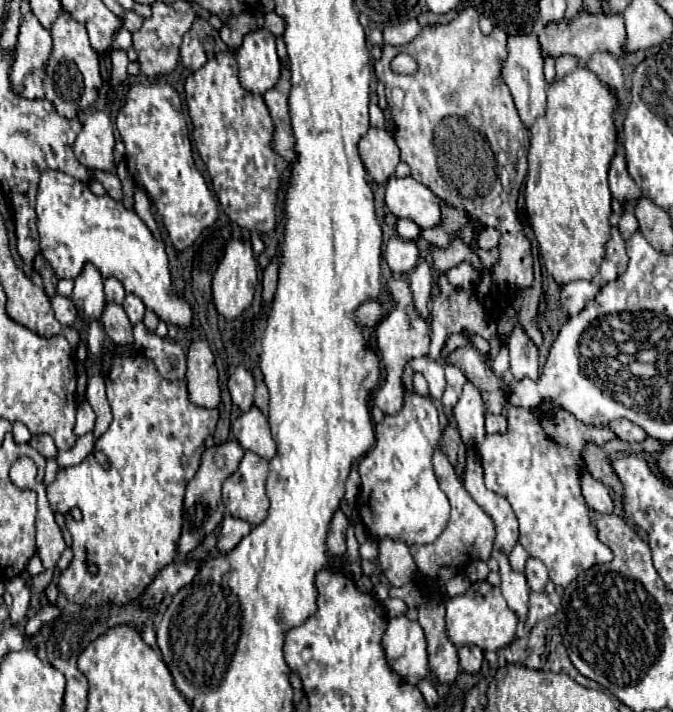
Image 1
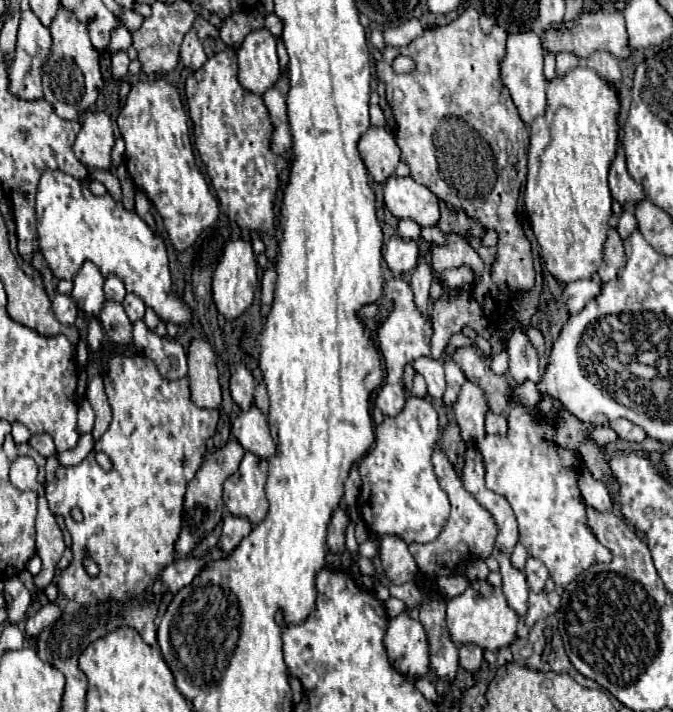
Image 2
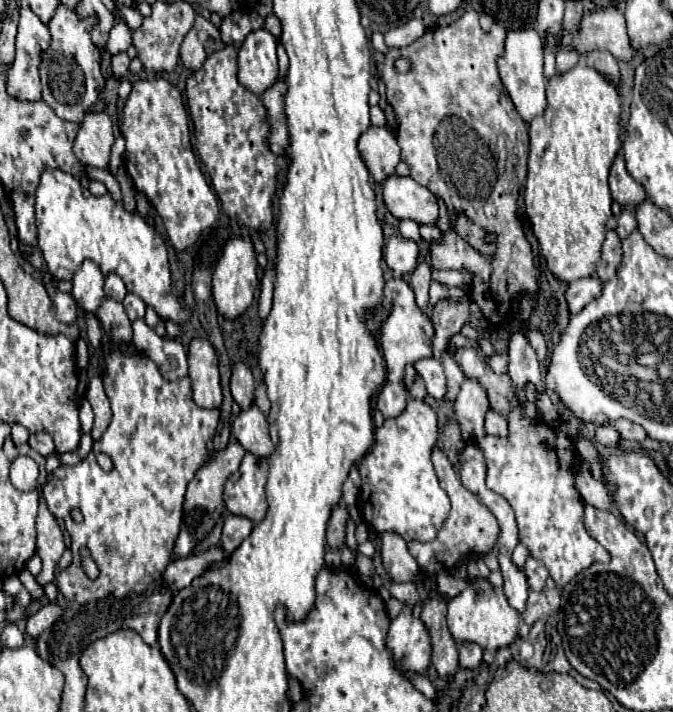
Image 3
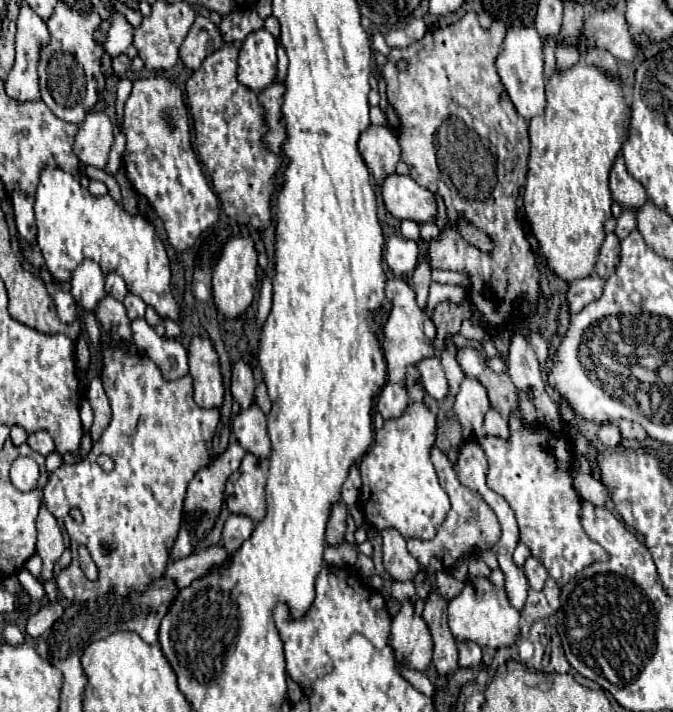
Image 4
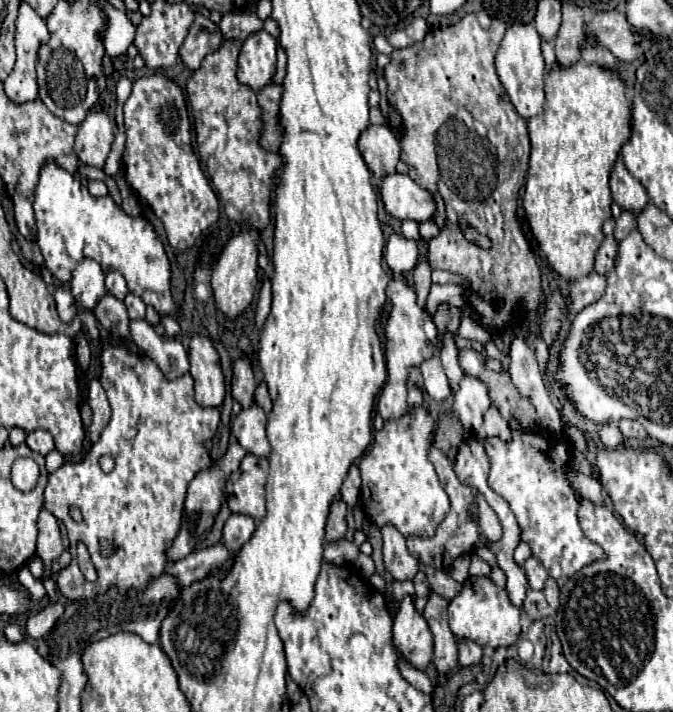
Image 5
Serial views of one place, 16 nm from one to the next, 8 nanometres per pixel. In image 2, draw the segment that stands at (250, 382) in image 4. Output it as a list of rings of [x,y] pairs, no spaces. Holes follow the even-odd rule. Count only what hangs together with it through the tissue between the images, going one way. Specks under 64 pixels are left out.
[[[238,364],[230,376],[230,394],[232,400],[240,406],[240,410],[248,410],[254,400],[254,378],[244,364]]]

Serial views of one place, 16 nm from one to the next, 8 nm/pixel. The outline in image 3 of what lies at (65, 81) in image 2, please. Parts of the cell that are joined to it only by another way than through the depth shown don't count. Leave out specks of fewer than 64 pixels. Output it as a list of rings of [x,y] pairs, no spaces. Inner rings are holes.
[[[64,4],[58,6],[48,26],[52,34],[52,44],[40,66],[42,98],[50,104],[50,108],[60,118],[70,120],[70,122],[82,122],[84,114],[98,100],[98,94],[104,88],[104,78],[100,72],[102,50],[92,44],[90,26],[92,26],[92,18],[80,20],[76,12],[72,12]]]

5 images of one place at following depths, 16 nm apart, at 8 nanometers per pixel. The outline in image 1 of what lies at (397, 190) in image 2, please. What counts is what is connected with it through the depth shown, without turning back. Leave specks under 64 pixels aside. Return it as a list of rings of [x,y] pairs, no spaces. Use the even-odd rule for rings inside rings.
[[[392,176],[386,184],[386,206],[392,214],[398,218],[410,218],[422,230],[434,228],[442,222],[440,202],[442,200],[432,190],[416,182],[412,176]]]

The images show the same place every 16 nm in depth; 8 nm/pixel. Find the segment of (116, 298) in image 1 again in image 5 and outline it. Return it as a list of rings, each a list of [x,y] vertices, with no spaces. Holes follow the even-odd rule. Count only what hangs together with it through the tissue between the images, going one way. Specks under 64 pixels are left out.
[[[116,270],[106,274],[106,292],[112,292],[112,296],[116,296],[118,300],[124,300],[124,296],[128,294],[126,280]]]

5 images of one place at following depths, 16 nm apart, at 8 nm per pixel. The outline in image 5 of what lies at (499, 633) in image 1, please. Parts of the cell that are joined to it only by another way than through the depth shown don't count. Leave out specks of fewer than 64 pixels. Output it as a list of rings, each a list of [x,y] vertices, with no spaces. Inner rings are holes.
[[[470,576],[462,592],[448,604],[448,624],[458,640],[472,640],[480,646],[512,646],[520,636],[520,610],[512,606],[508,592],[486,576]]]

